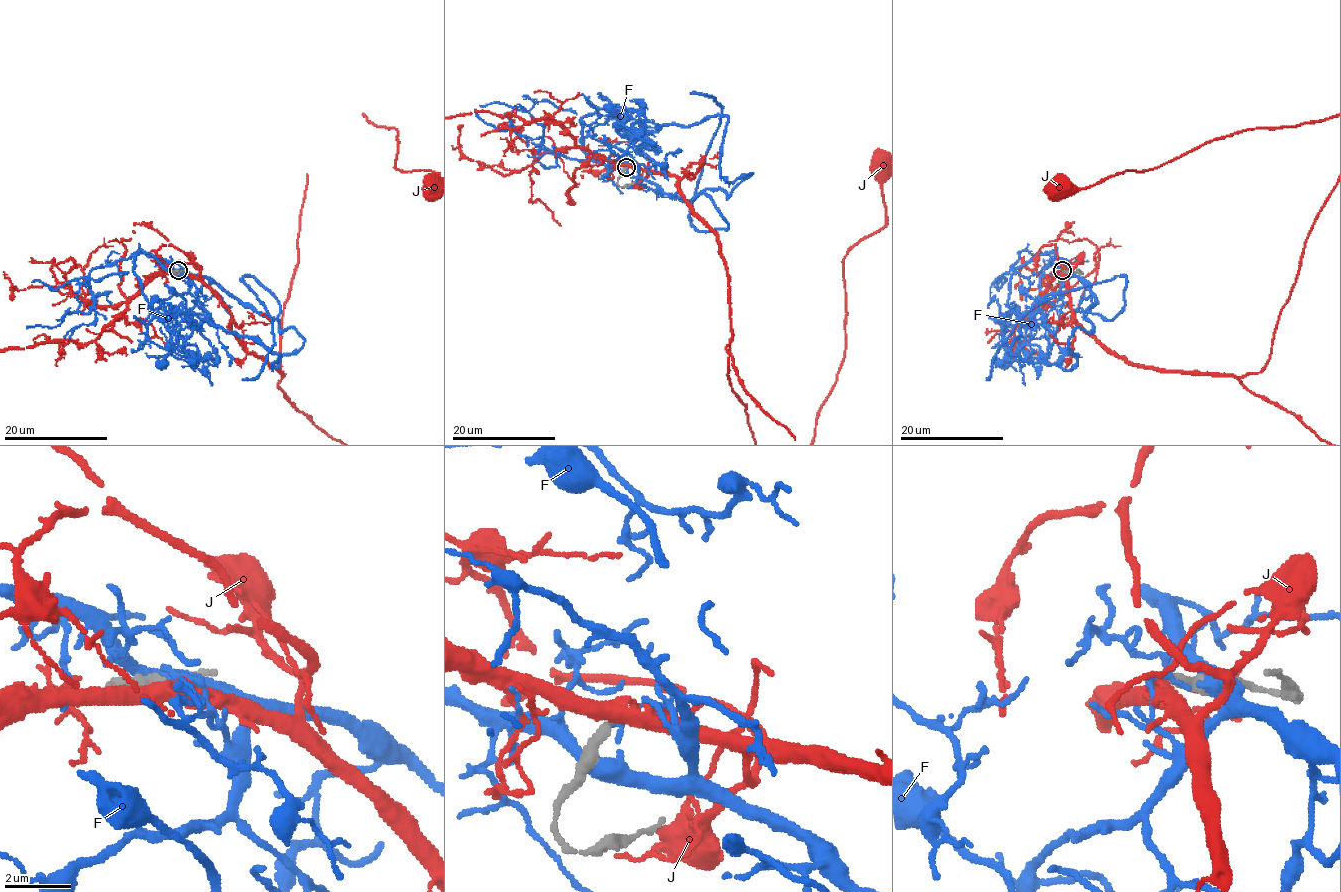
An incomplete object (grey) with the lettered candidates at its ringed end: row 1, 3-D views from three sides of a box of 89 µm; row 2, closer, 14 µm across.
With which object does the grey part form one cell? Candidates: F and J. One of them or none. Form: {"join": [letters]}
{"join": []}

